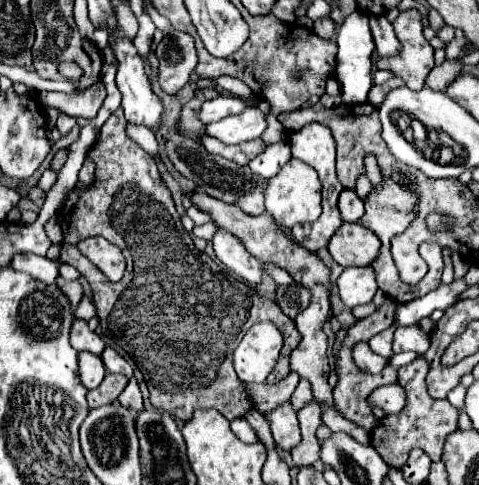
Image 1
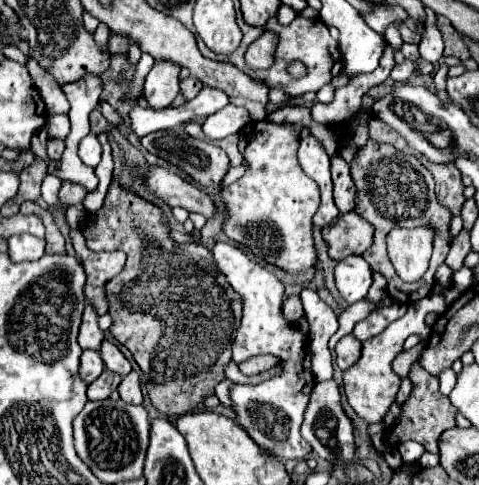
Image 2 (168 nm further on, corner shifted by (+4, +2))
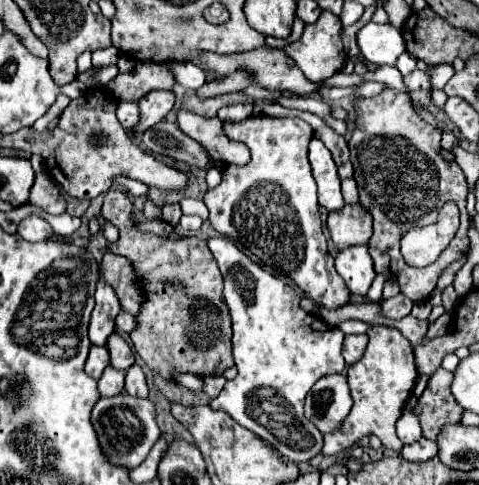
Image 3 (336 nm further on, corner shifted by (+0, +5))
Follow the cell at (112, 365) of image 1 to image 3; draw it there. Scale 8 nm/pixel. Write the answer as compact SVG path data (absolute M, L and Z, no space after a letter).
M113 333L109 339L107 339L107 349L109 349L109 355L111 355L111 365L115 369L129 369L135 359L133 359L133 353L131 353L131 347L125 339L121 339L117 333Z

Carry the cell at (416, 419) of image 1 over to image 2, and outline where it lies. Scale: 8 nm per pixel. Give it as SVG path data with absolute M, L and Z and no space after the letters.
M419 362L413 364L411 372L409 372L409 378L413 380L413 392L411 396L407 398L407 402L403 404L403 418L399 424L395 424L391 430L387 430L387 442L391 446L397 446L401 440L415 440L419 444L425 446L425 450L437 454L437 442L439 442L439 436L453 428L455 426L455 414L457 410L453 408L453 404L449 402L447 396L443 396L439 392L439 378L425 372Z

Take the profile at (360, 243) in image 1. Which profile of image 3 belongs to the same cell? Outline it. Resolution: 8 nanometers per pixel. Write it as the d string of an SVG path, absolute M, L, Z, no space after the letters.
M359 203L345 205L341 211L329 213L327 227L339 251L353 245L367 245L371 239L371 213Z

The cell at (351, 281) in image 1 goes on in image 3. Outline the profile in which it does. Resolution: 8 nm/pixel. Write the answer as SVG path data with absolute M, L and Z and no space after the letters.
M365 245L347 247L335 257L335 269L345 279L353 295L365 295L375 279L373 259Z

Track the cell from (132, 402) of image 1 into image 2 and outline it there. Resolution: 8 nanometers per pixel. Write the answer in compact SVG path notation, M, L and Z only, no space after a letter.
M129 372L119 388L117 388L119 396L123 402L129 402L129 404L141 404L143 402L143 396L141 396L141 386L139 386L139 374L137 372Z

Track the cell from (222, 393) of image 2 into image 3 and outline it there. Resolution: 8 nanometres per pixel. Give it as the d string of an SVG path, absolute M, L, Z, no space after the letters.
M201 377L203 379L203 383L205 383L205 389L203 389L203 393L207 393L209 397L217 397L219 395L219 391L223 389L223 385L225 385L225 377Z

